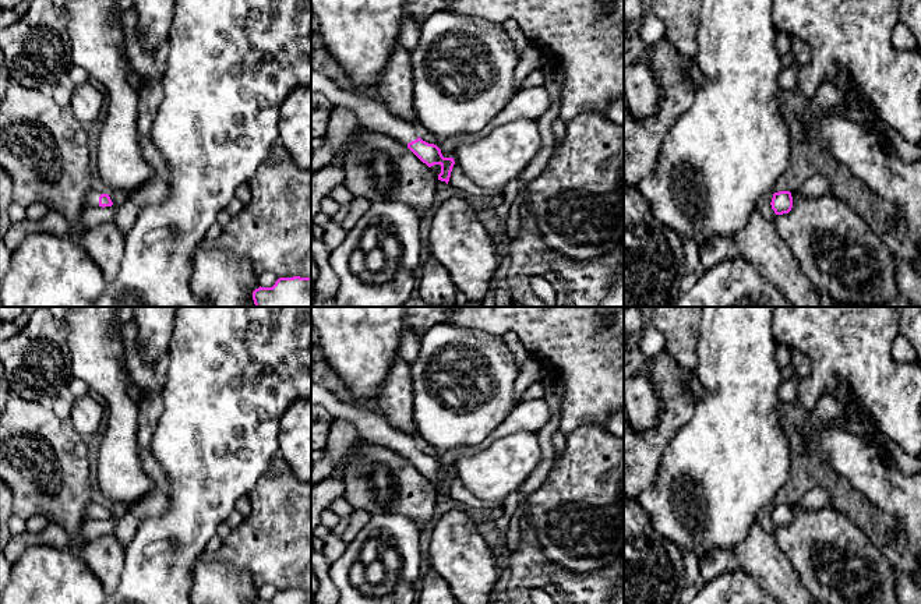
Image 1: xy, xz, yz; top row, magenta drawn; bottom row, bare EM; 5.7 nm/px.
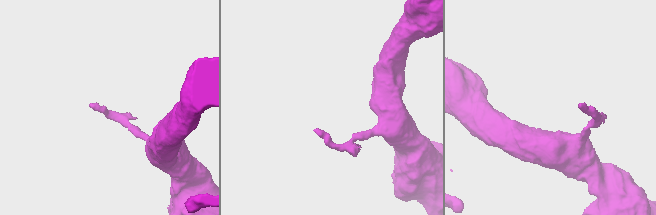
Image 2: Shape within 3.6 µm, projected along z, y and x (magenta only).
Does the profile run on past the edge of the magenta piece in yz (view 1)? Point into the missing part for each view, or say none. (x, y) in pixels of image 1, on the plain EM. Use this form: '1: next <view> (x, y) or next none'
1: next none

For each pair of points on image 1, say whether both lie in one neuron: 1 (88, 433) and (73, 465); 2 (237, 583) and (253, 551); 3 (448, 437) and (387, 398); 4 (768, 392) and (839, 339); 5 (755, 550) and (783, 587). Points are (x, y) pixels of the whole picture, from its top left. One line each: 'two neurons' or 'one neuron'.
1: two neurons
2: two neurons
3: two neurons
4: two neurons
5: one neuron

